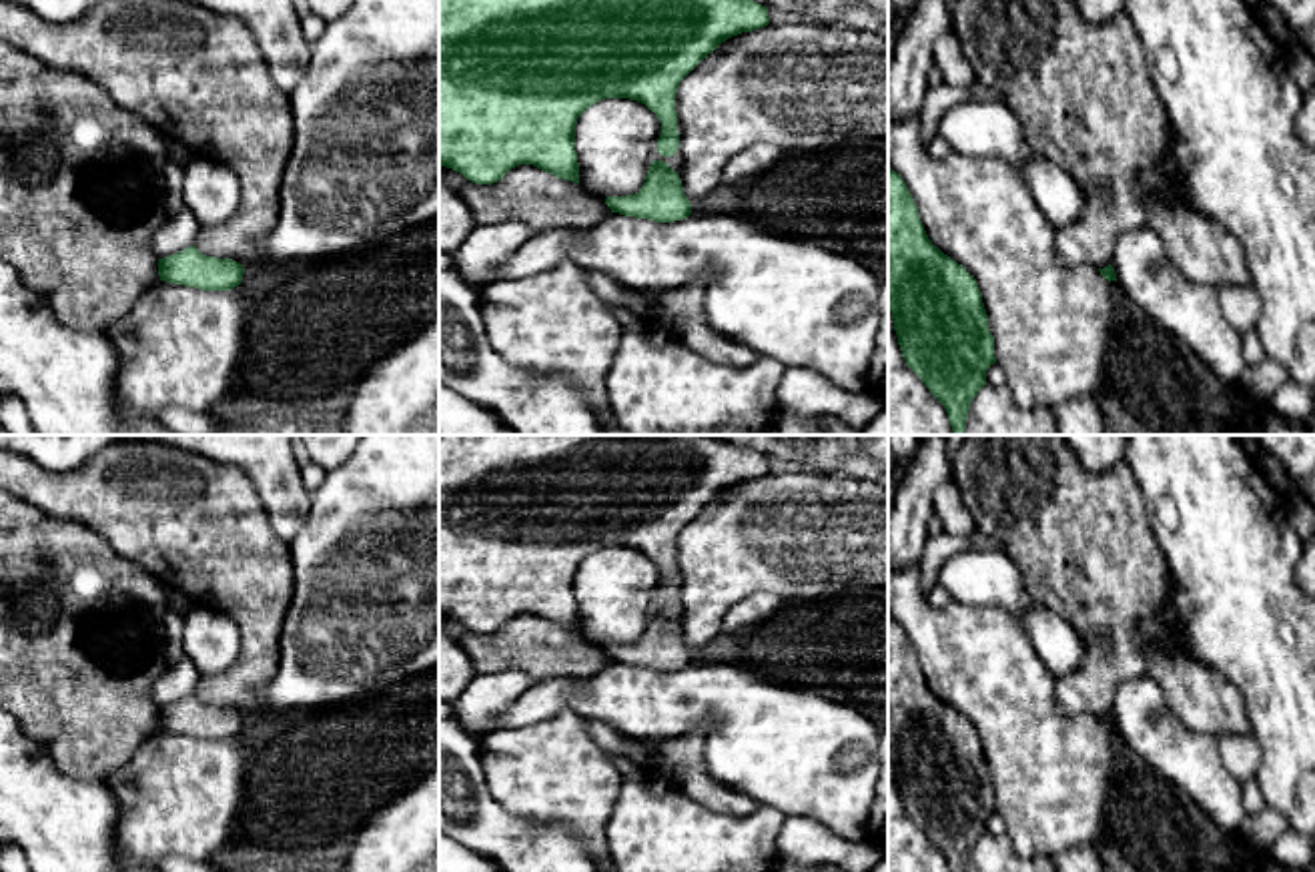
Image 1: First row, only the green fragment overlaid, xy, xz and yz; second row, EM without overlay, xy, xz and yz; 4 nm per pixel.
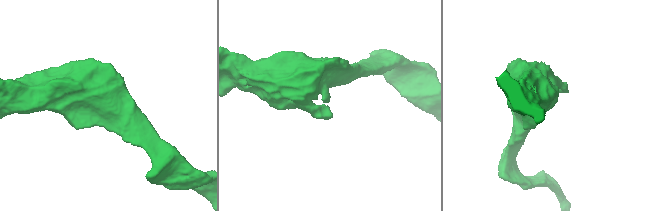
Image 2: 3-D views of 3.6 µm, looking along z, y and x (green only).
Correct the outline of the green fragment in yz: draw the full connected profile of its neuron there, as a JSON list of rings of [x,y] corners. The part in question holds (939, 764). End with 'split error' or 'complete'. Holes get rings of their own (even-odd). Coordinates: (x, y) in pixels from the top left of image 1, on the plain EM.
[[[888,617],[888,758],[906,814],[944,854],[950,872],[966,872],[970,852],[996,812],[994,786],[976,728],[928,688],[918,656]]]; complete

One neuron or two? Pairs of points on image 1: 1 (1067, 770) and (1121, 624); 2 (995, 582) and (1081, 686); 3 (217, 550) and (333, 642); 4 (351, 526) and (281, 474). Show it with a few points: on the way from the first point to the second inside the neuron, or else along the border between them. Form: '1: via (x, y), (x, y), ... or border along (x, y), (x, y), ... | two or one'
1: border along (1055, 678), (1055, 702), (1065, 714), (1097, 718) | two
2: border along (1069, 624), (1085, 646), (1085, 656), (1057, 678) | two
3: border along (289, 558), (293, 598), (277, 652) | two
4: border along (311, 494), (307, 520), (291, 540) | two

